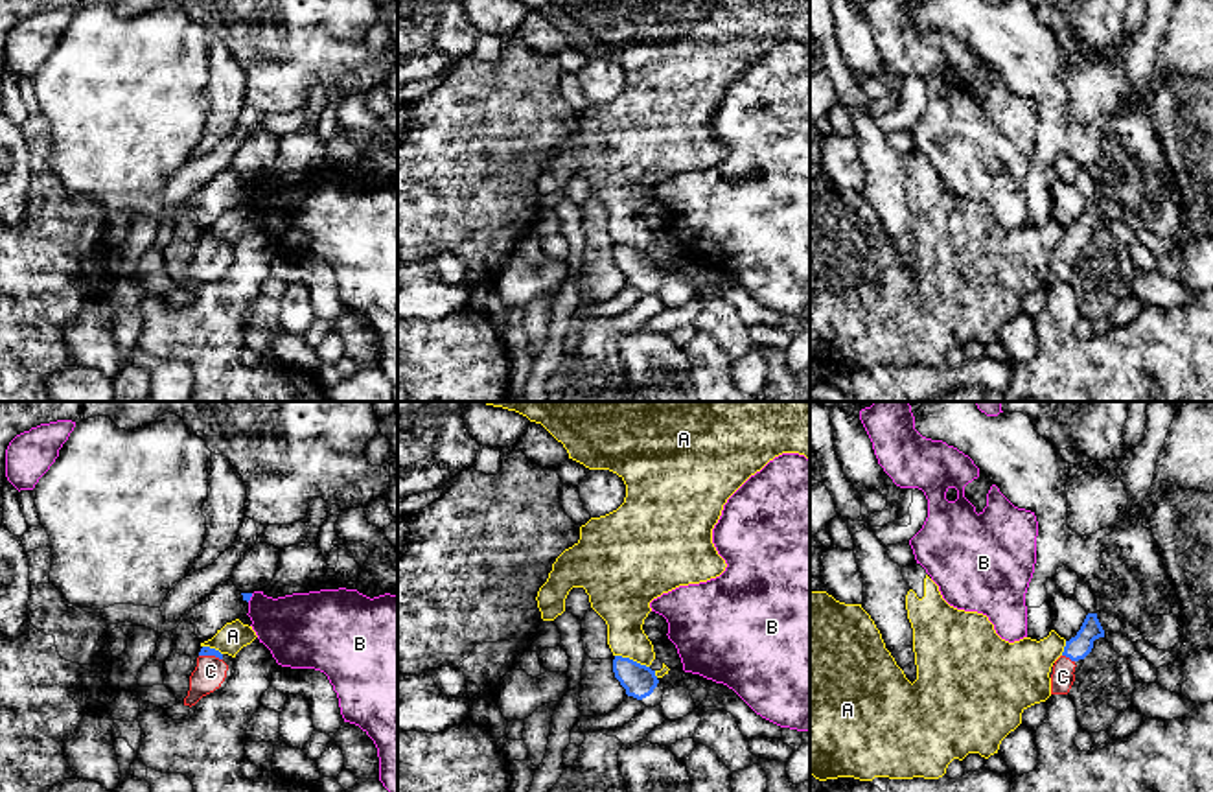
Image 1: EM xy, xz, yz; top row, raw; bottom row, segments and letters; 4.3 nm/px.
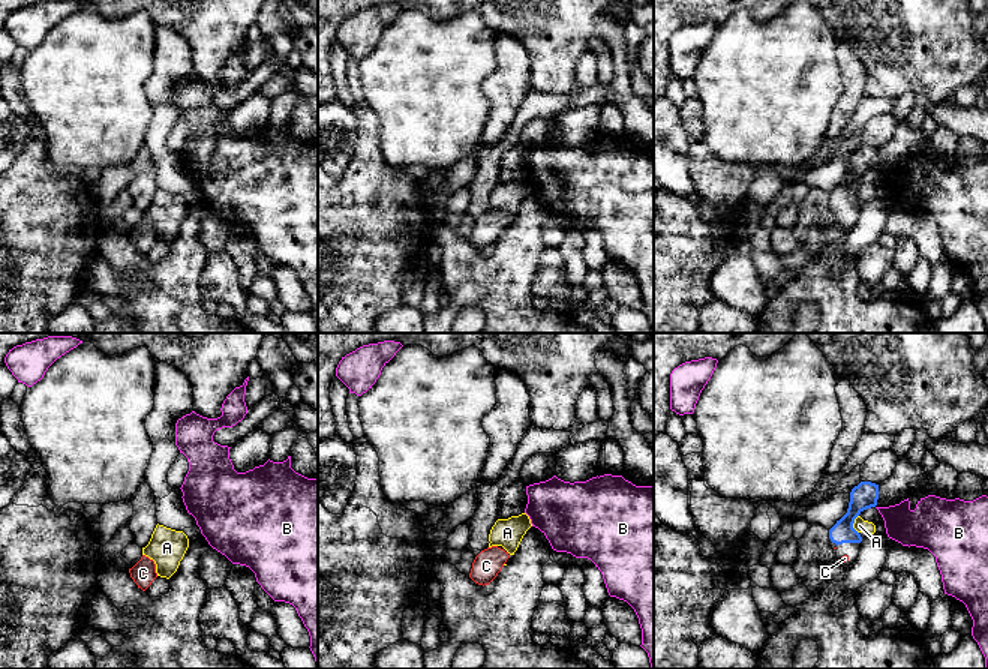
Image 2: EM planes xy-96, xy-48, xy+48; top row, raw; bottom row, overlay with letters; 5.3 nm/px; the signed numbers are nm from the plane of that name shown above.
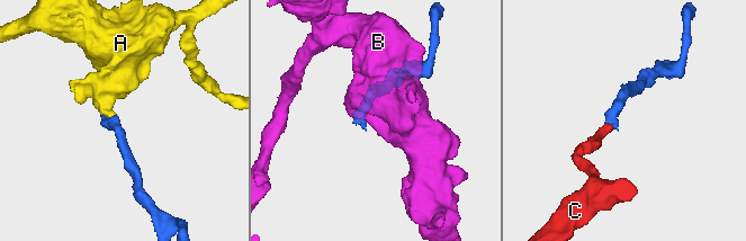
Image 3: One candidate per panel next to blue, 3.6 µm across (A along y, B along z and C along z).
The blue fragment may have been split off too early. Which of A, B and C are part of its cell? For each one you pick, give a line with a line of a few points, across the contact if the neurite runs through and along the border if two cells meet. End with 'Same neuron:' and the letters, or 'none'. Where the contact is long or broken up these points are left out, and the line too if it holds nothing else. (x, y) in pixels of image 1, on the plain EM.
C: yz (1079, 234), (1068, 244), (1062, 264)
Same neuron: C

